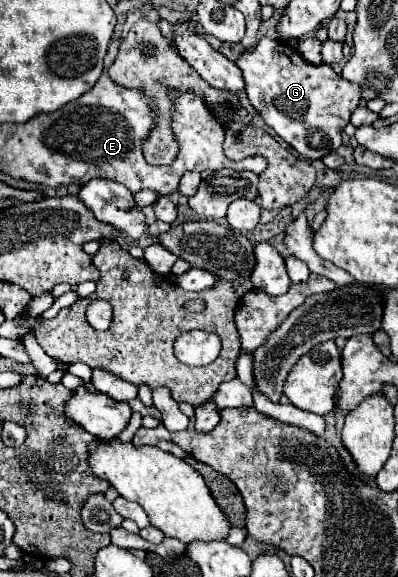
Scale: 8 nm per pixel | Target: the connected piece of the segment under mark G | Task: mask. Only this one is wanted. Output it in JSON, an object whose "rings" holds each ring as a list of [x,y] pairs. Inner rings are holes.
{"rings":[[[261,38],[253,50],[245,50],[235,62],[245,78],[245,90],[251,106],[261,114],[265,124],[275,130],[287,144],[291,144],[301,156],[319,160],[329,152],[335,152],[341,146],[341,132],[349,124],[349,116],[359,106],[361,88],[343,76],[335,74],[327,64],[307,64],[297,50],[289,50],[289,46],[281,40]]]}

